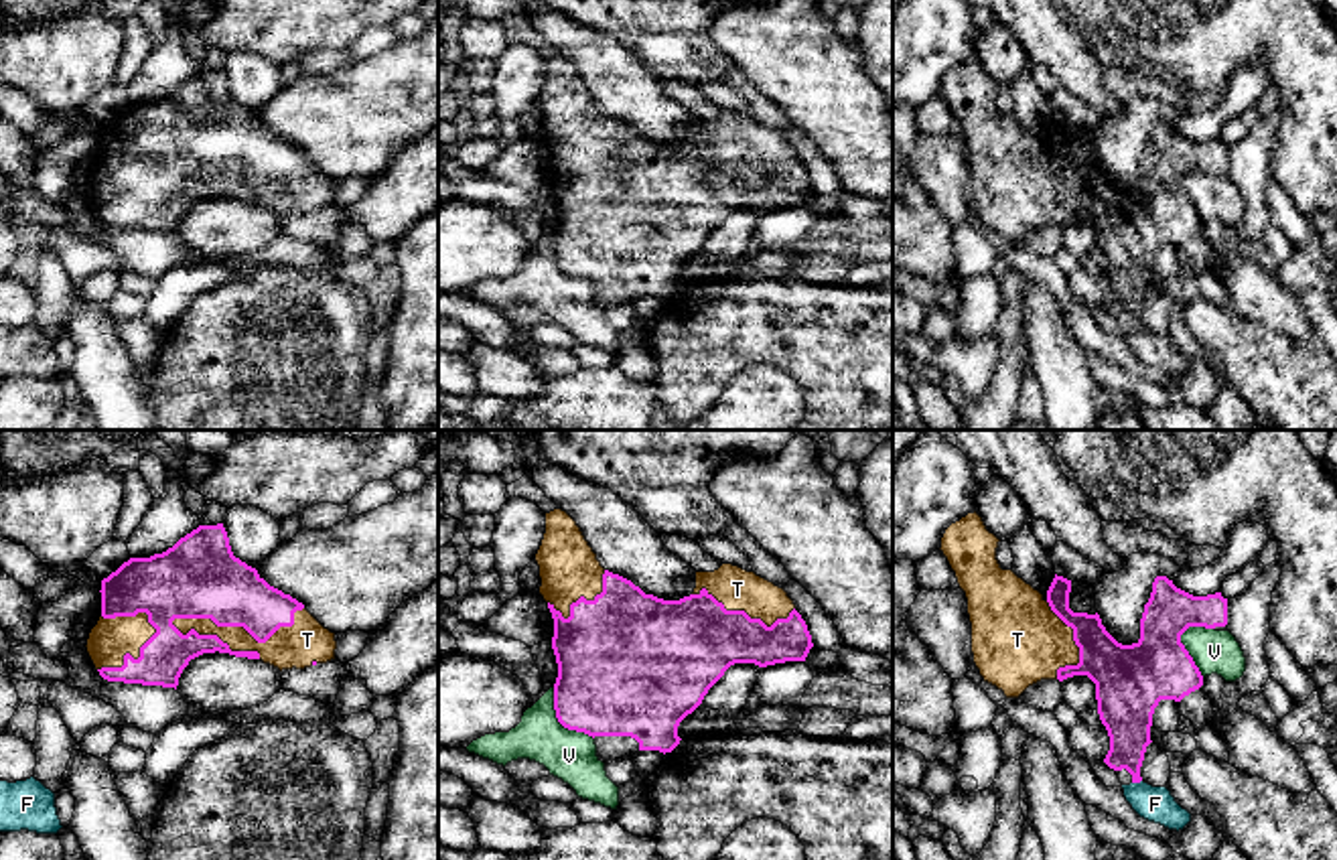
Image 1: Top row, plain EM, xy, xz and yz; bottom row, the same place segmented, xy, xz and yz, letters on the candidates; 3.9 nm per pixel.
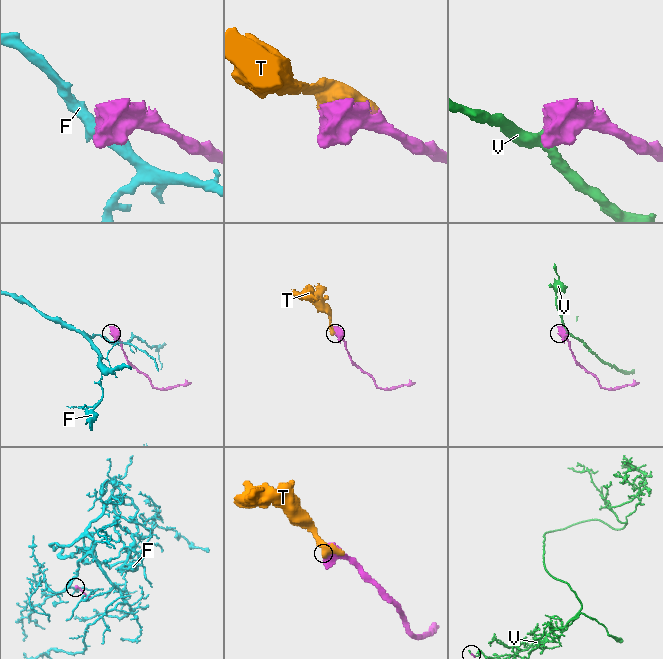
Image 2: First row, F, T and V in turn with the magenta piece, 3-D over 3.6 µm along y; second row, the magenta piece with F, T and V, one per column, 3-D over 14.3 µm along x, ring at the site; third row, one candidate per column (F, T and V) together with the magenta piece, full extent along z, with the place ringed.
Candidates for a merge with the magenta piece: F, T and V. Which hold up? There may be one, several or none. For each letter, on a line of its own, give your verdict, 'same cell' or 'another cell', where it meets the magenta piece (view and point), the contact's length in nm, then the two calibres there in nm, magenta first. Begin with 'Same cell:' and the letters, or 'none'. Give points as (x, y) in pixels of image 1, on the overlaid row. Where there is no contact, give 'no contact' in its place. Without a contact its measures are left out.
Same cell: T
F: another cell; meets magenta in yz at (1137, 781); contact 40 nm long; 180 nm thick on the magenta side, 140 nm on the other
T: same cell; meets magenta in xy at (240, 625); contact 550 nm long; 320 nm thick on the magenta side, 170 nm on the other
V: another cell; meets magenta in yz at (1187, 652); contact 220 nm long; 280 nm thick on the magenta side, 180 nm on the other

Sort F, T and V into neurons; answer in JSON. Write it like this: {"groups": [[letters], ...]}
{"groups": [["F"], ["T"], ["V"]]}

